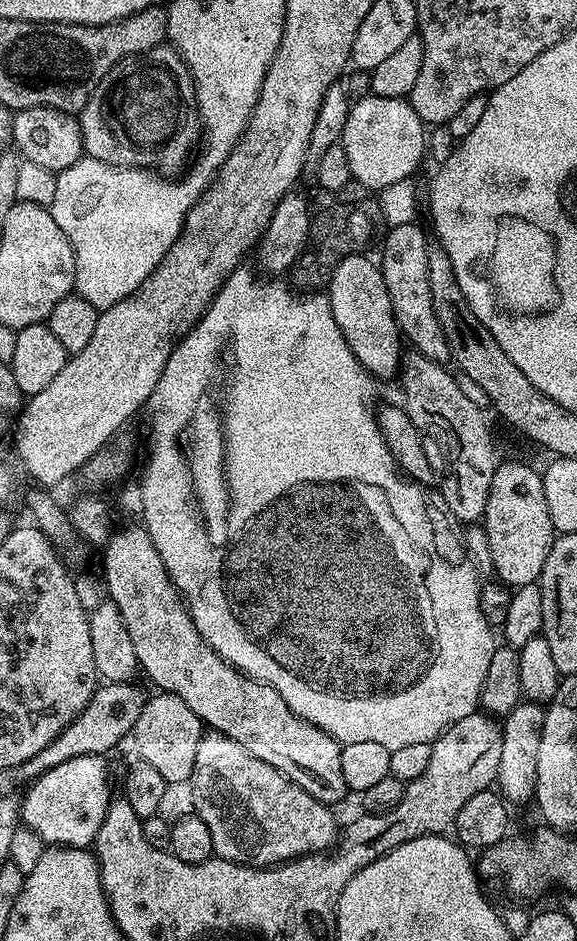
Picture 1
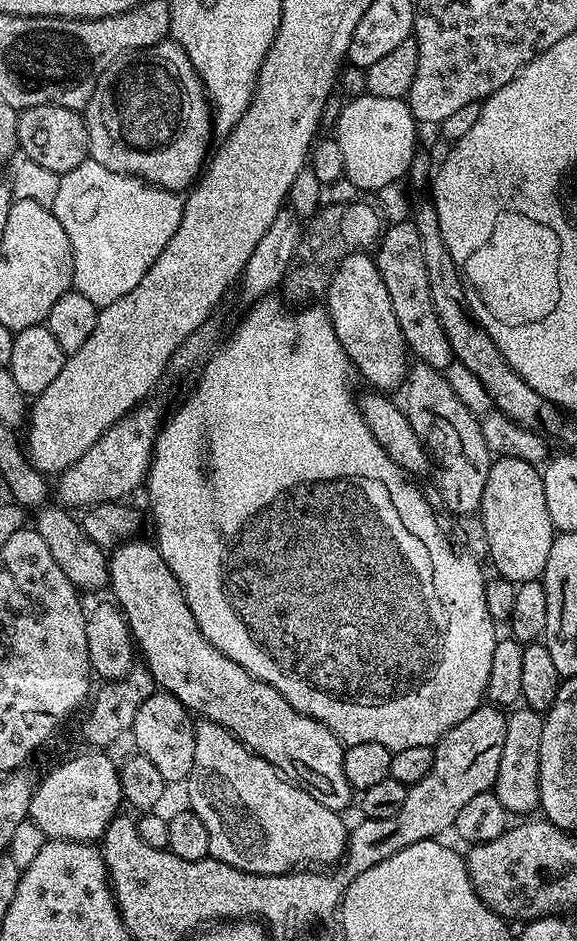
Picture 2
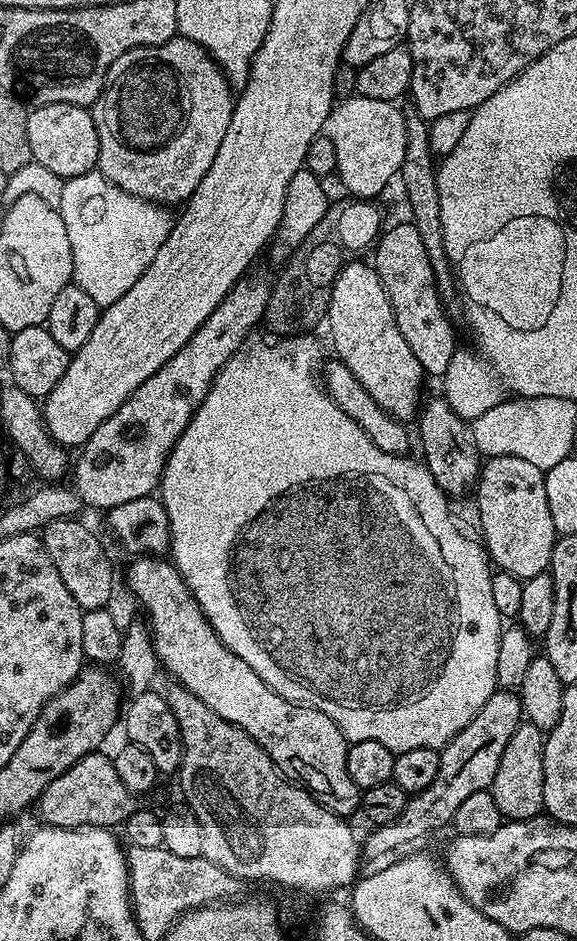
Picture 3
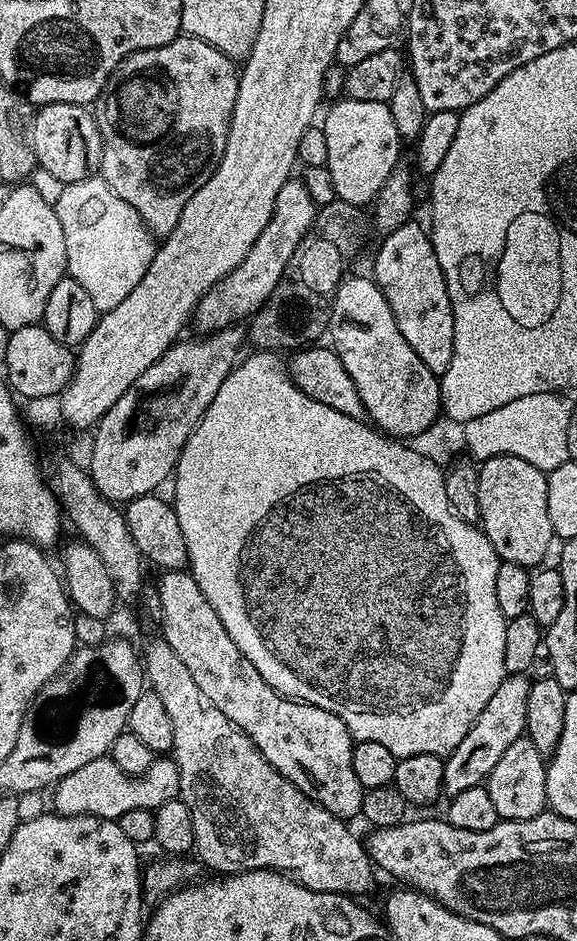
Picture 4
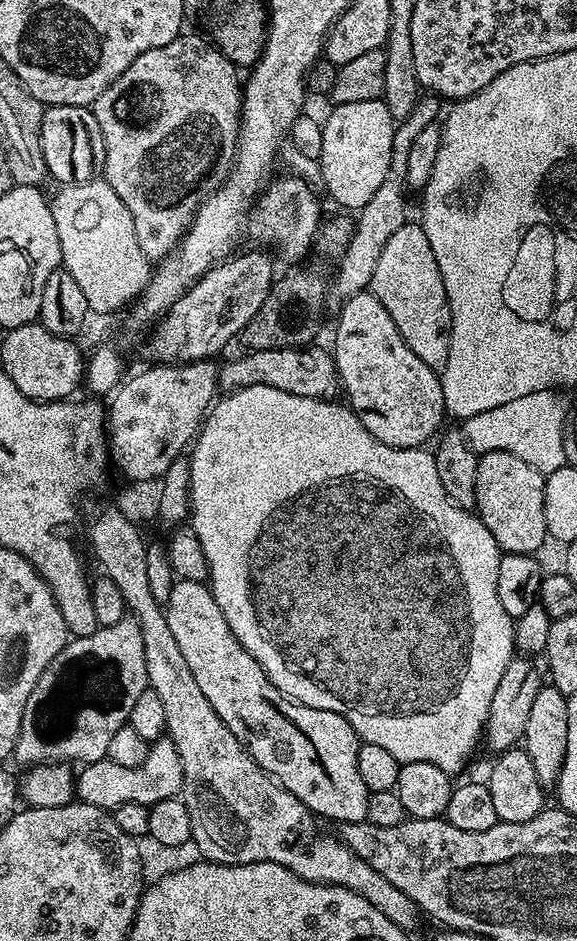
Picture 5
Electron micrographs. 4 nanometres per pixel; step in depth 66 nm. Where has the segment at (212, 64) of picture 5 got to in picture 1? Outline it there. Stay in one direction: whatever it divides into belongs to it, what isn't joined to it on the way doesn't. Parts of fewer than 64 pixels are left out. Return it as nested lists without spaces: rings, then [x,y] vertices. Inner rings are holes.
[[[171,46],[152,48],[143,55],[119,60],[104,75],[102,82],[98,82],[94,94],[90,94],[90,102],[86,102],[84,109],[78,113],[78,119],[85,153],[91,159],[115,164],[117,168],[172,168],[187,158],[192,147],[197,147],[196,135],[202,132],[192,77],[188,75],[188,68],[176,49]]]

